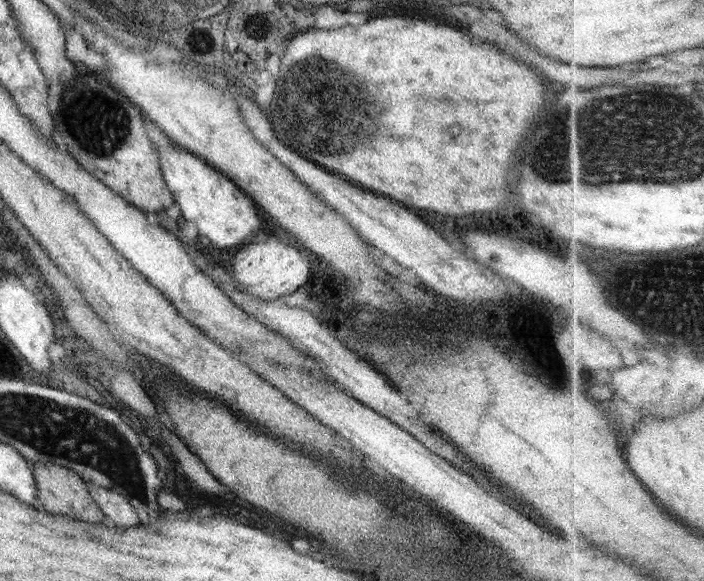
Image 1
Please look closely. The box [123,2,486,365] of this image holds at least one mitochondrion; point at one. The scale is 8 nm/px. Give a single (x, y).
(309, 92)

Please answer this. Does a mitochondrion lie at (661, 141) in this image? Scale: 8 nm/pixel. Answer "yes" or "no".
yes

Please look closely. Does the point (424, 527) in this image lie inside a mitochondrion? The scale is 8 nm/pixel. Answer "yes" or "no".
yes

